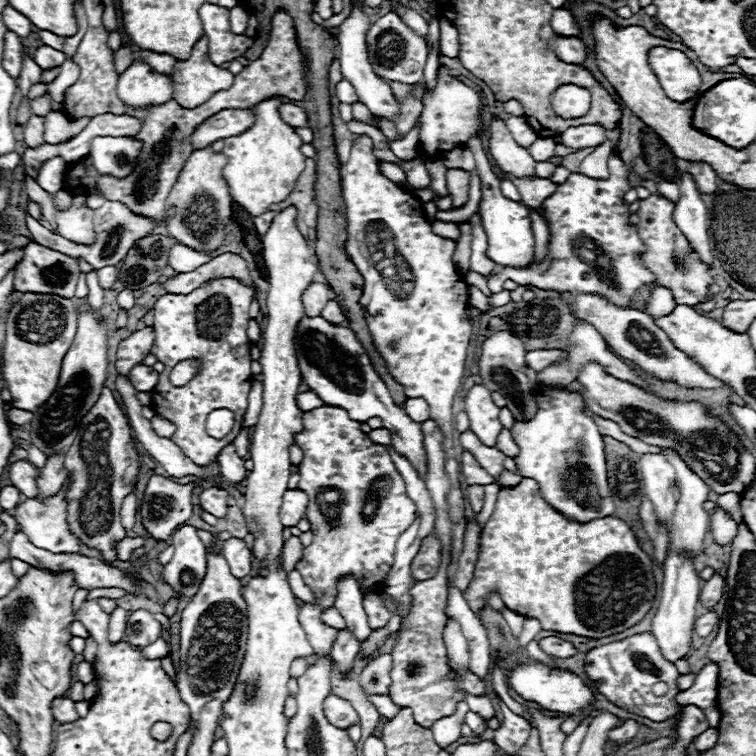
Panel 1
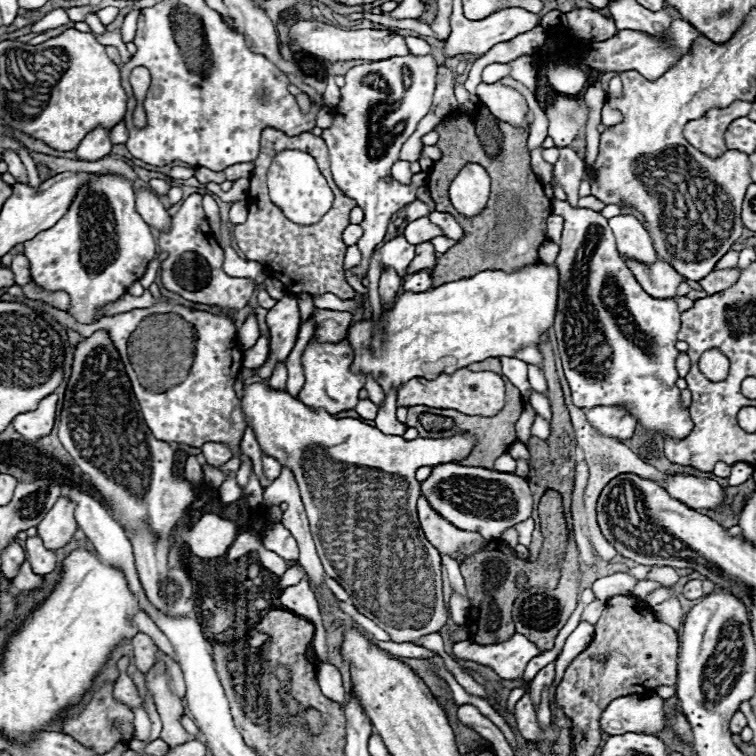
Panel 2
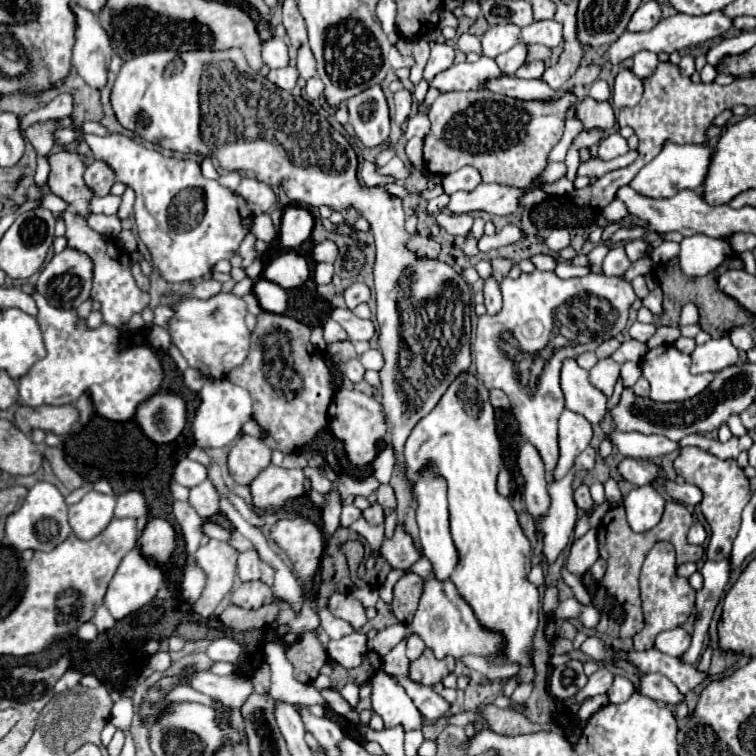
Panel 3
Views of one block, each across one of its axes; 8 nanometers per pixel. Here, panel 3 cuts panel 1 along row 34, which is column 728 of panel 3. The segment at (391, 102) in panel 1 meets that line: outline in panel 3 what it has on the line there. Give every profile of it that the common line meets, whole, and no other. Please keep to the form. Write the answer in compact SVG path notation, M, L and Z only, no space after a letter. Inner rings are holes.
M728 336L718 340L708 340L702 346L696 346L692 352L692 374L702 372L720 372L738 362L738 350Z

